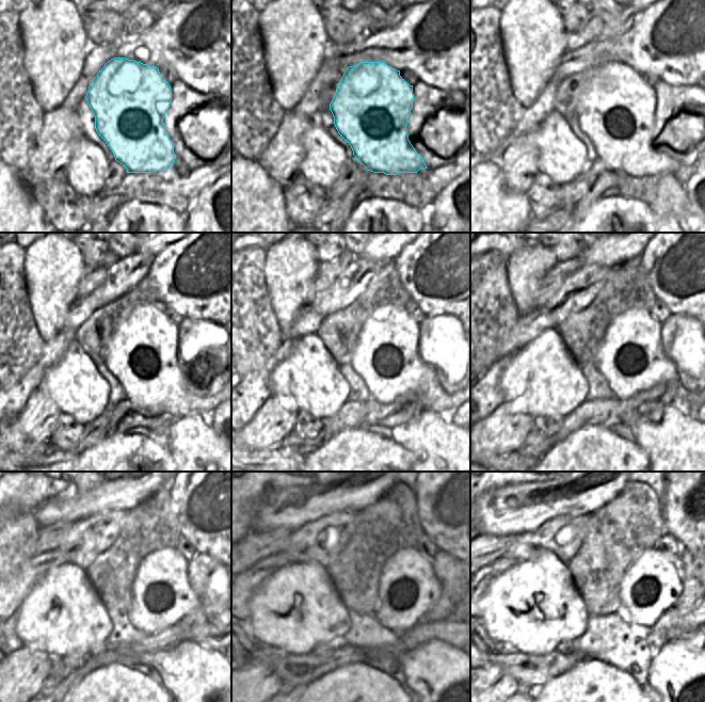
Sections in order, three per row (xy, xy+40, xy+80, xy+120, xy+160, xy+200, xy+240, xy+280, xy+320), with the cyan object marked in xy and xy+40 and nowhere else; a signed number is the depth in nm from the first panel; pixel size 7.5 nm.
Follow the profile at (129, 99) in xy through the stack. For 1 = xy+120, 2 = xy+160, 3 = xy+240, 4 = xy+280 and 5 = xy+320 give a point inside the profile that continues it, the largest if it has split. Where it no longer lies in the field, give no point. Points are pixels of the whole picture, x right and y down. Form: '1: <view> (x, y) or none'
1: xy+120 (142, 354)
2: xy+160 (386, 356)
3: xy+240 (161, 595)
4: xy+280 (407, 588)
5: xy+320 (652, 586)

